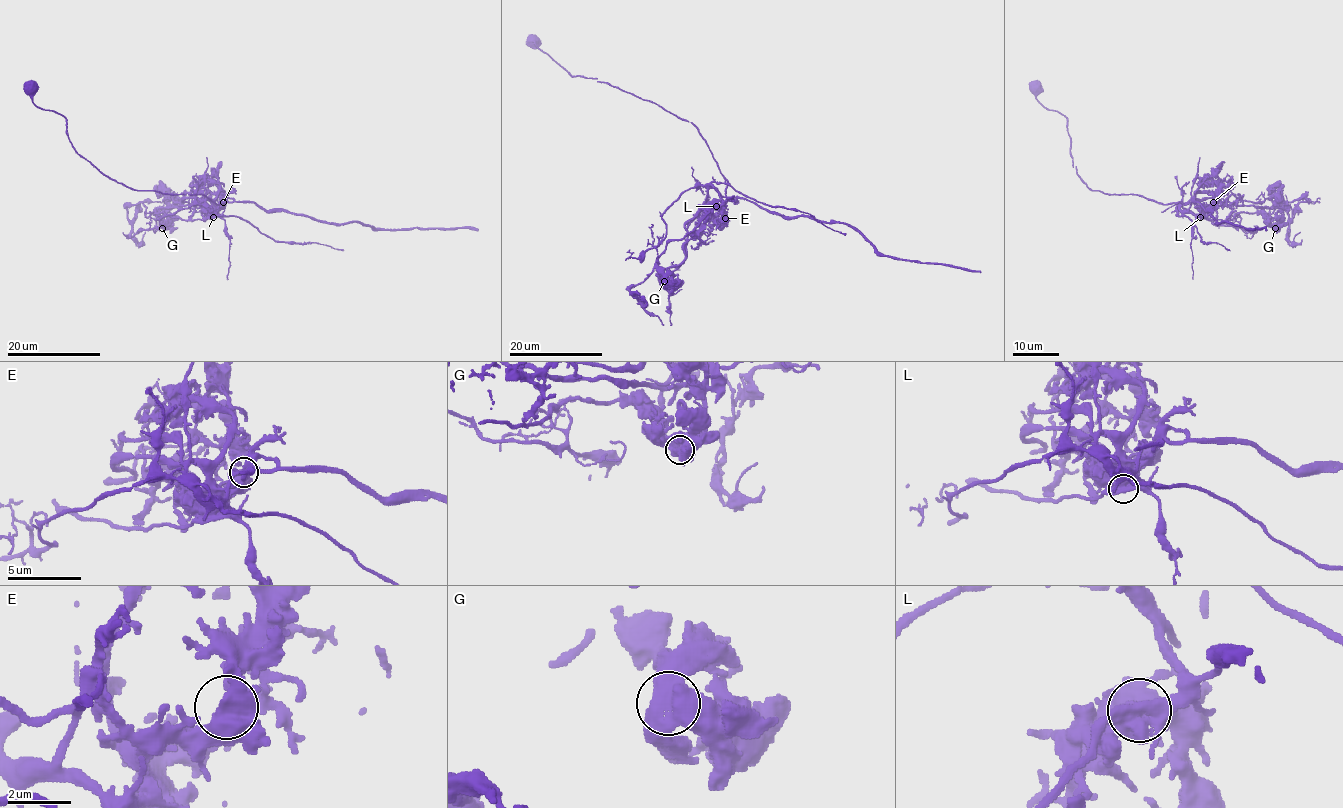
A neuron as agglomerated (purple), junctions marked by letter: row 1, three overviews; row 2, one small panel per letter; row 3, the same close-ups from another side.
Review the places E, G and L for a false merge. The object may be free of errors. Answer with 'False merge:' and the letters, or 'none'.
False merge: L

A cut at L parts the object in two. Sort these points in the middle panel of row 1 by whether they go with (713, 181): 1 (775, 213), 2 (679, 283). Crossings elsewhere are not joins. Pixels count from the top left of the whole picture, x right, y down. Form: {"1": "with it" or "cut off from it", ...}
{"1": "cut off from it", "2": "cut off from it"}

